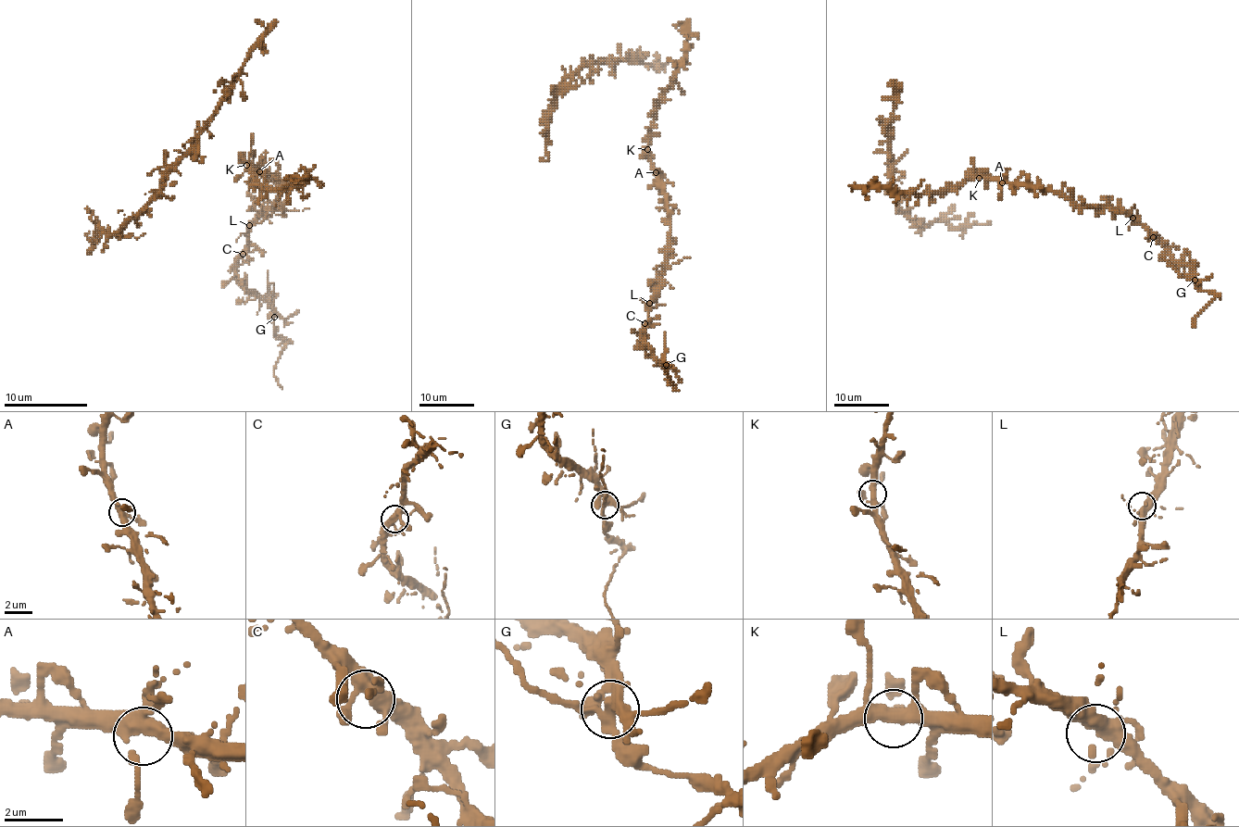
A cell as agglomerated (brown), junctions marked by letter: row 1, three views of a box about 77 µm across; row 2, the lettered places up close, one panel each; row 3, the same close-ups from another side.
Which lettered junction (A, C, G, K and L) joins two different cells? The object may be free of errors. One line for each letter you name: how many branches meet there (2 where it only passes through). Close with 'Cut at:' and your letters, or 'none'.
G: 5 branches meet
Cut at: G

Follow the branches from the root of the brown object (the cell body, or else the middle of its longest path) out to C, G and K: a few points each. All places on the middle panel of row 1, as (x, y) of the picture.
C: (656, 172), (669, 219), (669, 240), (658, 295), (650, 306), (649, 319), (644, 323)
G: (656, 172), (669, 219), (669, 240), (658, 295), (650, 306), (641, 339), (666, 365)
K: (656, 172), (647, 149)

